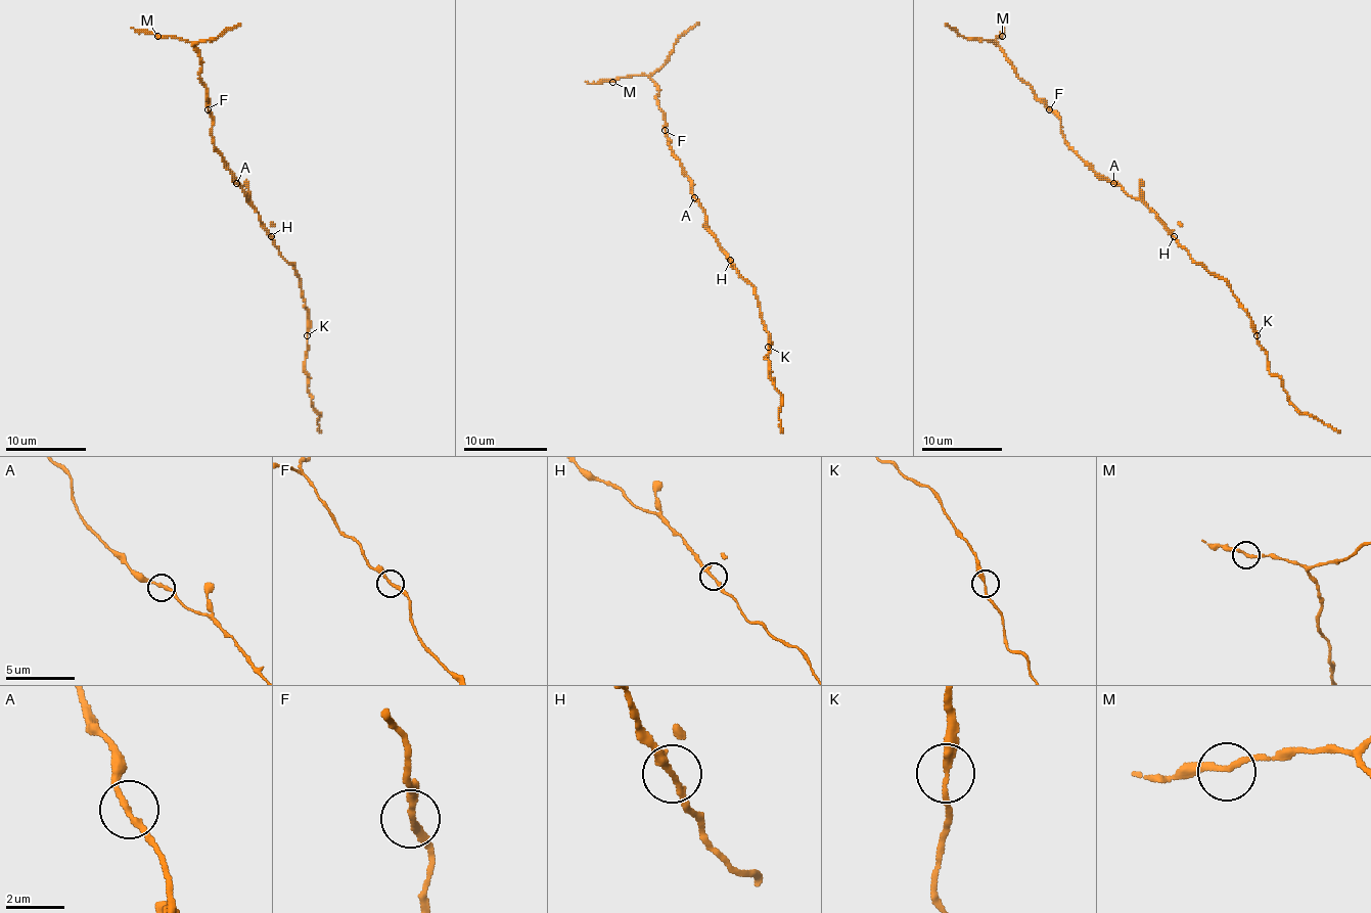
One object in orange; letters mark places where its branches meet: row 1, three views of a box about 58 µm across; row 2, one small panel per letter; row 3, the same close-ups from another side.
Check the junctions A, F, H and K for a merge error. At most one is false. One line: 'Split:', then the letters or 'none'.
Split: F

